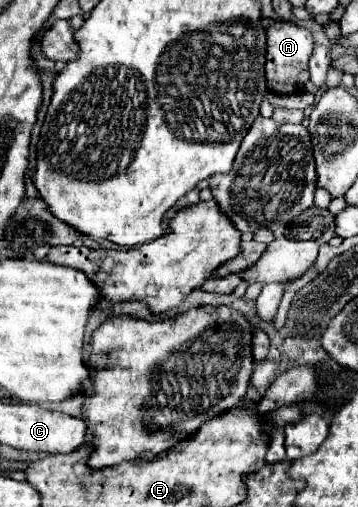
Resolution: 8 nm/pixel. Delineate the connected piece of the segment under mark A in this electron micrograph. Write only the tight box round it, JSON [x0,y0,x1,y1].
[267,22,313,94]

